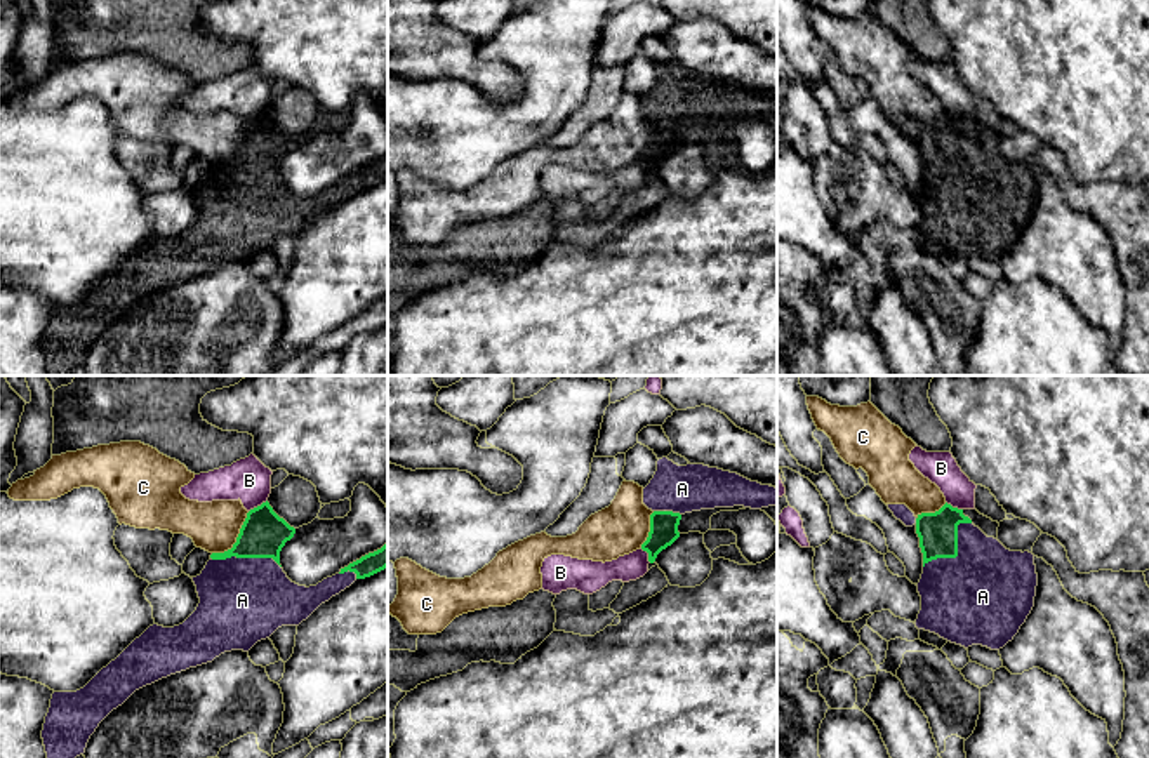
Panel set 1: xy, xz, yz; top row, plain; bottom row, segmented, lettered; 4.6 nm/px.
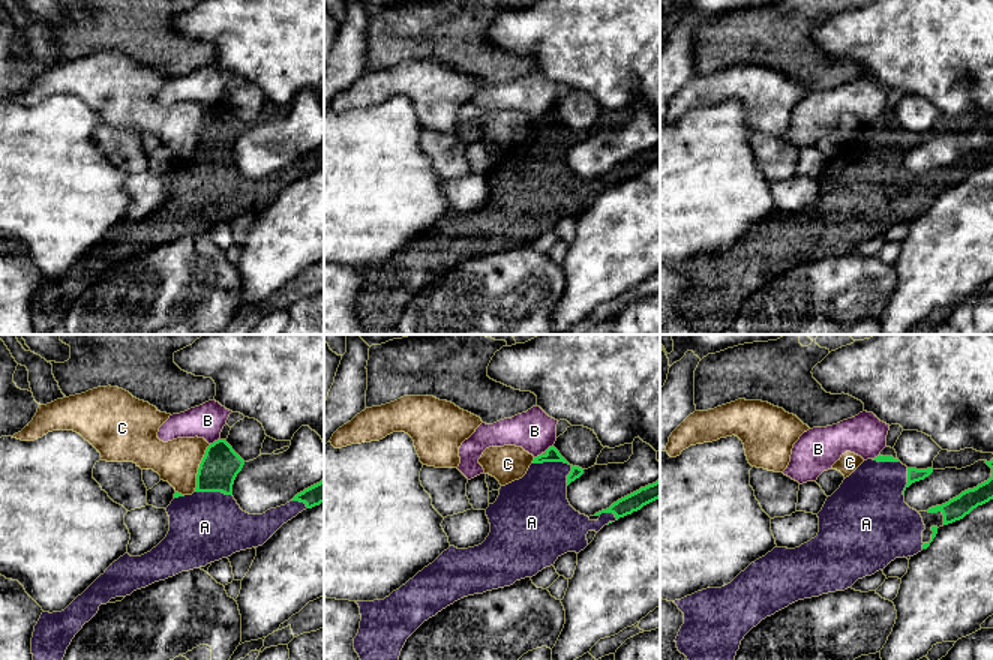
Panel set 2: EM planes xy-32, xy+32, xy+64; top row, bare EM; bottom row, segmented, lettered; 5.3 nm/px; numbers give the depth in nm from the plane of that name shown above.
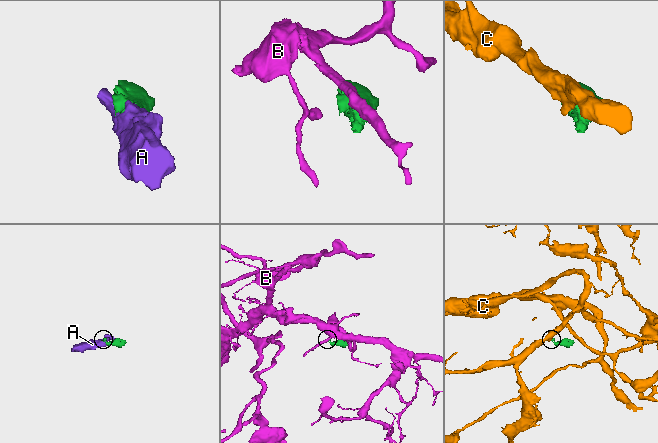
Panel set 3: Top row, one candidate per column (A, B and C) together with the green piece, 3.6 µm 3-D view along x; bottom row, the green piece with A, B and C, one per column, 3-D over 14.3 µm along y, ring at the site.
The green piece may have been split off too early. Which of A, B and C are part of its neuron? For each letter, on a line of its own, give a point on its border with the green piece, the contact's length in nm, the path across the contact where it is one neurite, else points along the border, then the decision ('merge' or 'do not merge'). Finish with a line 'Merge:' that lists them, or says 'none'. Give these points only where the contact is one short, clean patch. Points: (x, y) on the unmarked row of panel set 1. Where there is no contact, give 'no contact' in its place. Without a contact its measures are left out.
A: yz (956, 162) | 300 nm | merge
B: xy (258, 117) | 110 nm | along xy (266, 110), (249, 122) | do not merge
C: xy (237, 150) | 260 nm | along xy (249, 122), (237, 152), (230, 159), (212, 164) | do not merge
Merge: A

